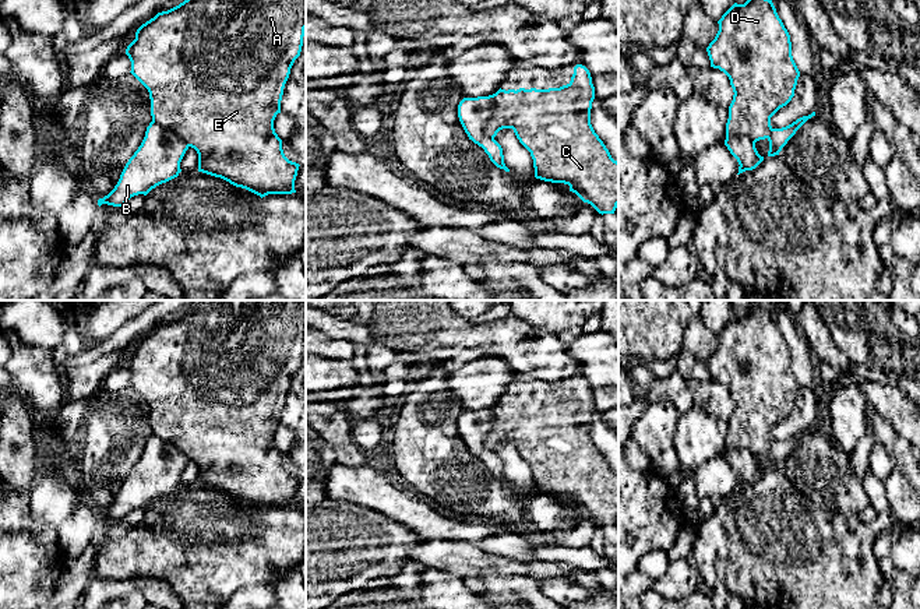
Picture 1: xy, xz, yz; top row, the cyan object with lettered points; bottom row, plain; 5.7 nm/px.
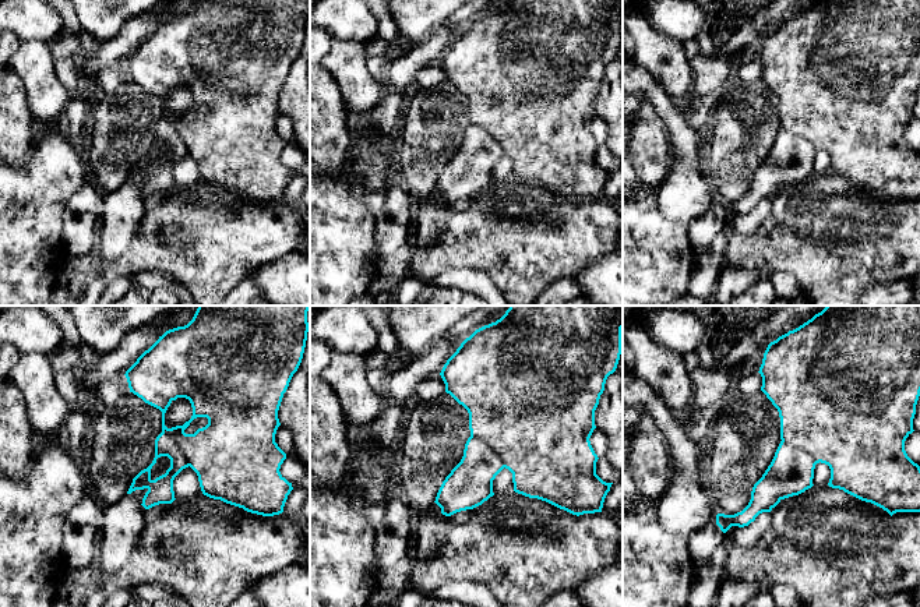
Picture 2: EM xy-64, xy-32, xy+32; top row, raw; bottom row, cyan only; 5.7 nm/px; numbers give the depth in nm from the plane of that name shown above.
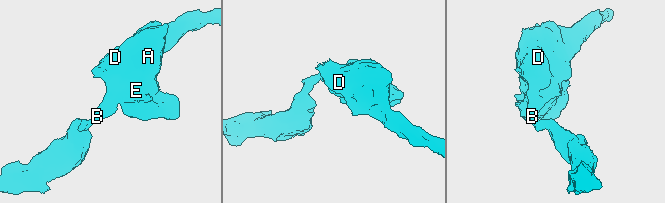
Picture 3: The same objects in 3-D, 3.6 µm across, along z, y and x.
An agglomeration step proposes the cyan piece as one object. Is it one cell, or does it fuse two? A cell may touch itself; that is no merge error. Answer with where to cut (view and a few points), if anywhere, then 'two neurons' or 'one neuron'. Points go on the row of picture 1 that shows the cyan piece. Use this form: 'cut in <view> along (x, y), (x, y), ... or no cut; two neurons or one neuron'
cut in xz along (492, 95), (492, 118), (486, 123), (485, 131), (493, 138); two neurons

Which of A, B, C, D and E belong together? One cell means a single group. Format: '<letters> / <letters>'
A C D E / B

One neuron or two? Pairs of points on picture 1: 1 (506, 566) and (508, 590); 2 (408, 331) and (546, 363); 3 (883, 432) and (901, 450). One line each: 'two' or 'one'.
1: two
2: one
3: one

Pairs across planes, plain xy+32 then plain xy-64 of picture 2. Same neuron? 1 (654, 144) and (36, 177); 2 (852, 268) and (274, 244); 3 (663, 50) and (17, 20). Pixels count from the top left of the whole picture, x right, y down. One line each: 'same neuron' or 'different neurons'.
1: different neurons
2: same neuron
3: different neurons

